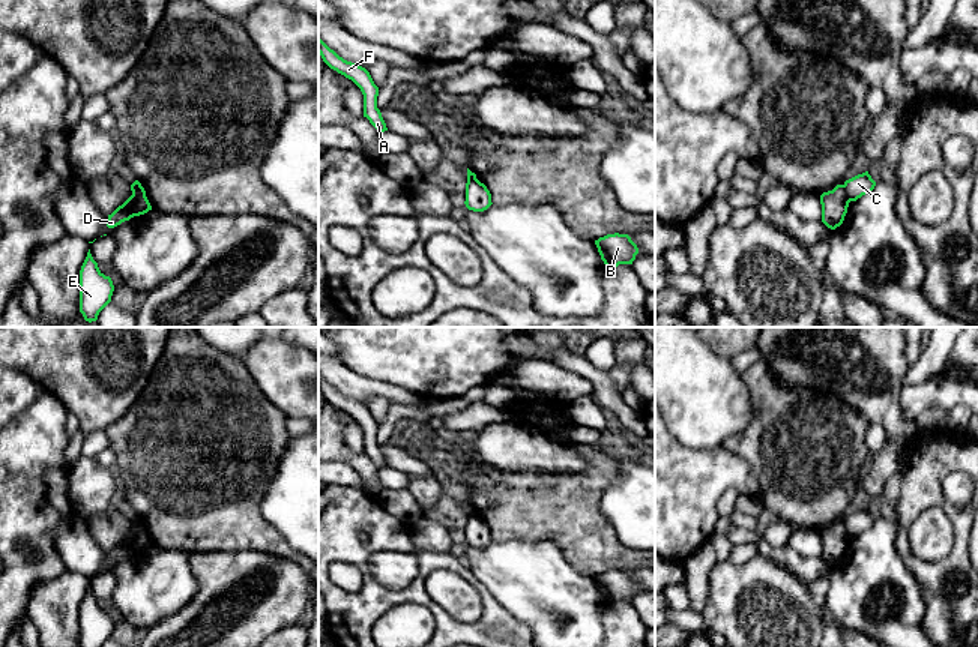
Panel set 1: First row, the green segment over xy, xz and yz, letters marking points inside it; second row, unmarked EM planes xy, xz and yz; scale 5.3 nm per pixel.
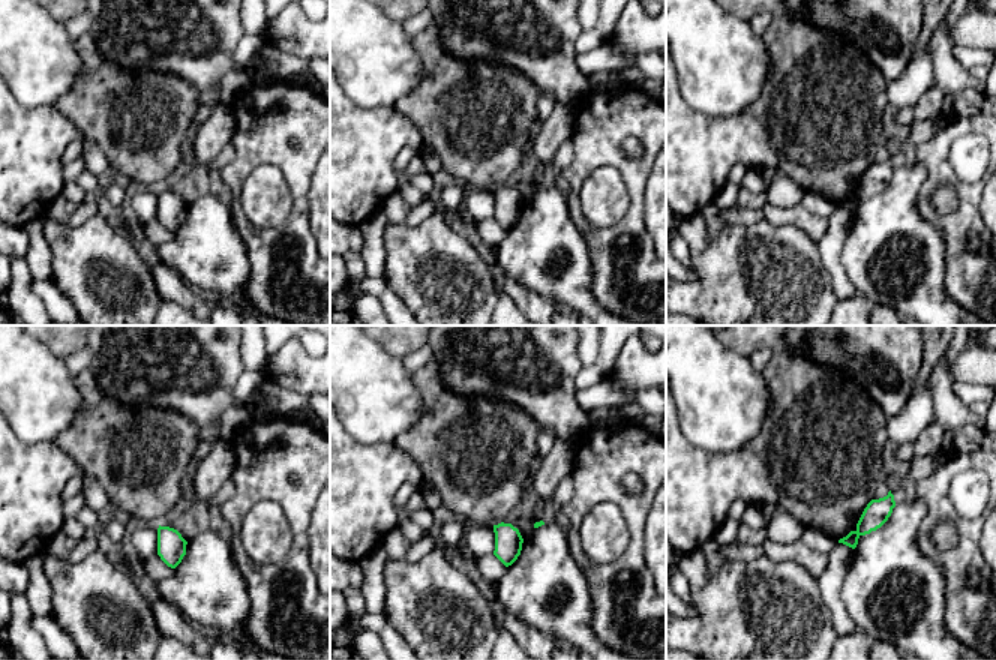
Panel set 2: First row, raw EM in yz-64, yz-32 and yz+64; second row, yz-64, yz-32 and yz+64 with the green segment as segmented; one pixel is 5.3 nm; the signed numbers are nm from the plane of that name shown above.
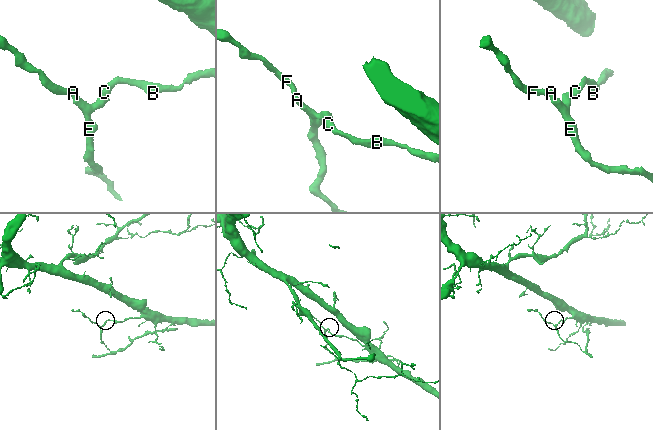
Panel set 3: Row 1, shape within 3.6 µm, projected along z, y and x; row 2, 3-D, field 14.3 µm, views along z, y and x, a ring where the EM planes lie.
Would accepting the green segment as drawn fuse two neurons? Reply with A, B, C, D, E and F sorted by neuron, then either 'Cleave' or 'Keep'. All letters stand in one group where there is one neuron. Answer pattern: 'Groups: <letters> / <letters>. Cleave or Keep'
Groups: A D E F / B C. Cleave

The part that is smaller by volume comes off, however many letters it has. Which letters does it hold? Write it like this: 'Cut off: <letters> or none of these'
Cut off: A, D, E, F

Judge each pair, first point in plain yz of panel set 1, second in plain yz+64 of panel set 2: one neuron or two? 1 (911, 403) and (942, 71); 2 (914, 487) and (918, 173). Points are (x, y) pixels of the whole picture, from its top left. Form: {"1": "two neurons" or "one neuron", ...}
{"1": "two neurons", "2": "two neurons"}

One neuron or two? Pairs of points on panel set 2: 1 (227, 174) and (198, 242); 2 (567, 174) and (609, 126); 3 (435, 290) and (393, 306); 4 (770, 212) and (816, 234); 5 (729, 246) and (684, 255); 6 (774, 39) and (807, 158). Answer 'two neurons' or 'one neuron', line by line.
1: two neurons
2: one neuron
3: two neurons
4: one neuron
5: two neurons
6: one neuron

